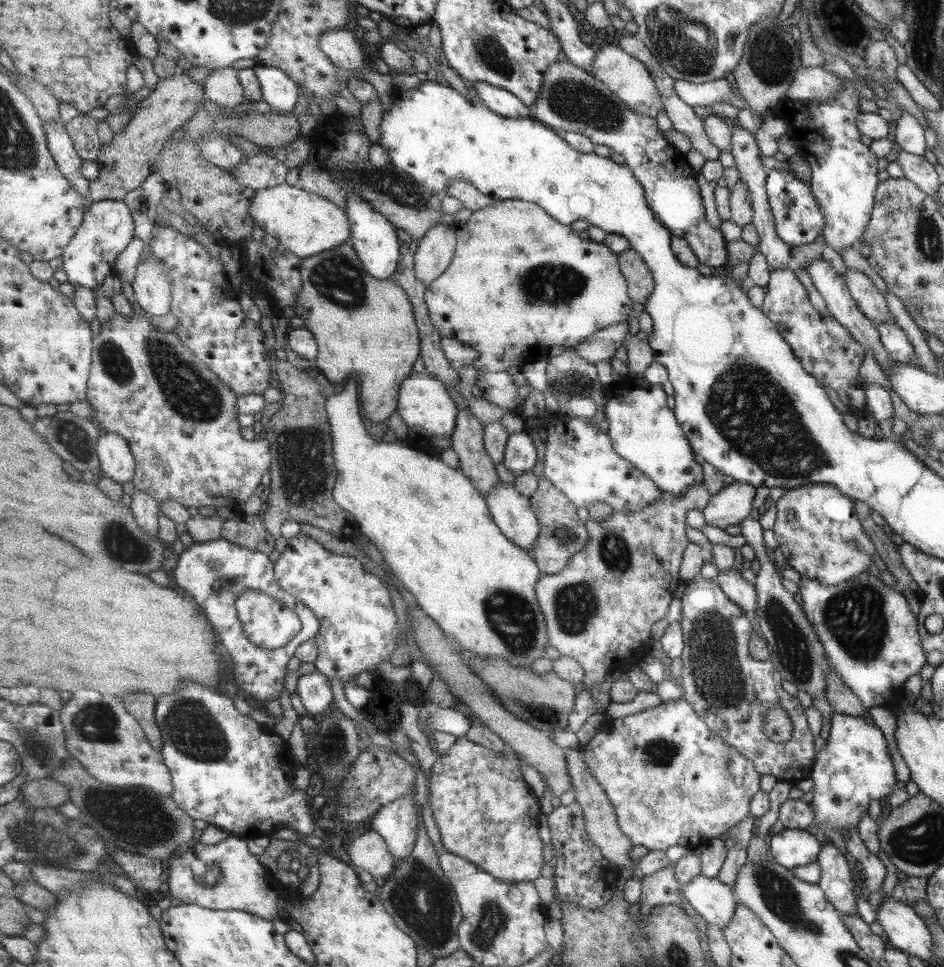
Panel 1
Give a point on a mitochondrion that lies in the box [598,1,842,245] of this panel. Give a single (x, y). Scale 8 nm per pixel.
(682, 43)

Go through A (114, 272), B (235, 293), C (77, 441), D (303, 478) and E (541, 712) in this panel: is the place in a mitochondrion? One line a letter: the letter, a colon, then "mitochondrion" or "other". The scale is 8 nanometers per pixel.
A: other
B: other
C: mitochondrion
D: mitochondrion
E: mitochondrion

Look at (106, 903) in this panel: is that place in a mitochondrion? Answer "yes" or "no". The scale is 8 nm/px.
no

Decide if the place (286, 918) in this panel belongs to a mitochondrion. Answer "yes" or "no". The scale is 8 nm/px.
no

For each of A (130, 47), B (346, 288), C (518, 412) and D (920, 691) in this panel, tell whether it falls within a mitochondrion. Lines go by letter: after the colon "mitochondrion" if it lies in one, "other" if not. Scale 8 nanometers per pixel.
A: other
B: mitochondrion
C: other
D: other

